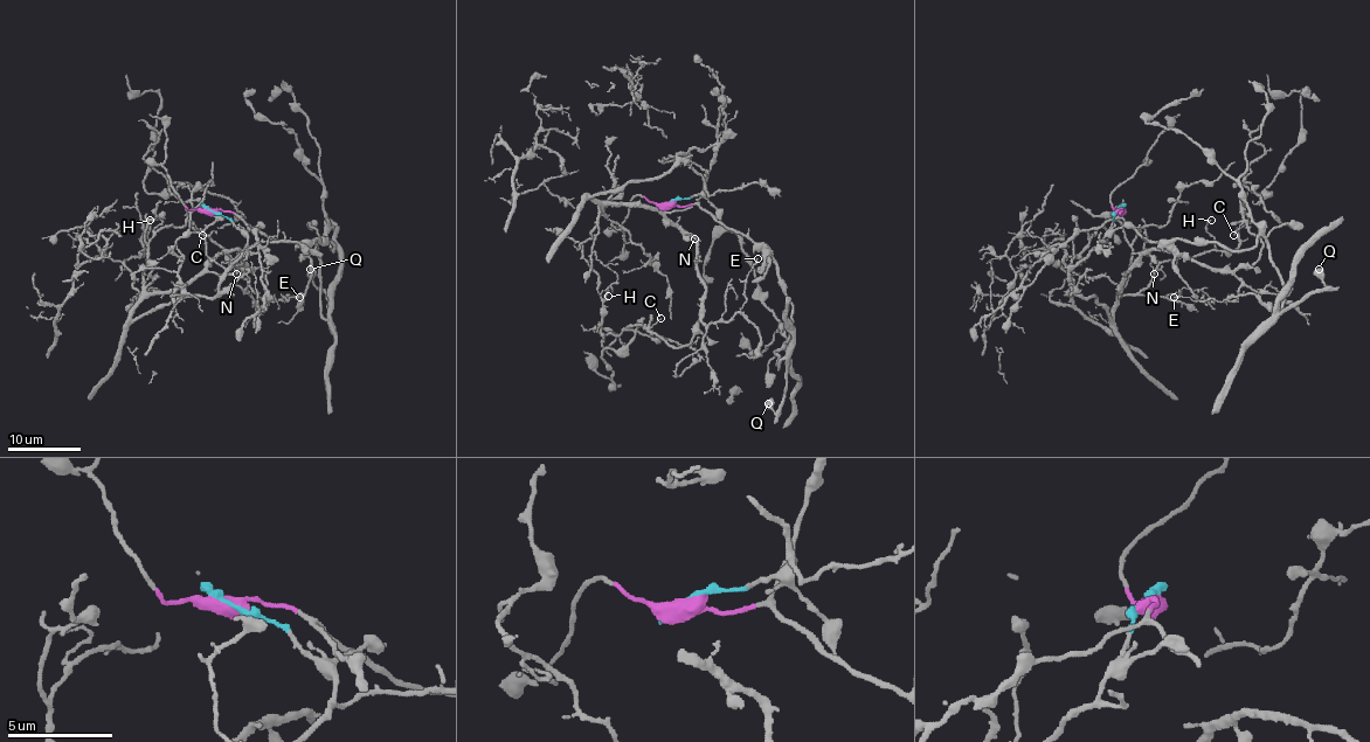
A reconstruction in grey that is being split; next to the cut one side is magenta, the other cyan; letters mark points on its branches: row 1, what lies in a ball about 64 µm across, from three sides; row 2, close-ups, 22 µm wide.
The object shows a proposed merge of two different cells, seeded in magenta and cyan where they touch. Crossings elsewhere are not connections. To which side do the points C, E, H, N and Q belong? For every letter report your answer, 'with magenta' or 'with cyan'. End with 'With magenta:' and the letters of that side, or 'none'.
C: with cyan
E: with cyan
H: with cyan
N: with cyan
Q: with magenta
With magenta: Q

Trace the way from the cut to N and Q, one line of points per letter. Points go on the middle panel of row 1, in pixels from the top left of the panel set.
N: (668, 202), (705, 189), (683, 154), (666, 173), (590, 194), (603, 203), (651, 206), (696, 238)
Q: (668, 203), (699, 203), (776, 267), (793, 306), (790, 334), (776, 351), (786, 393), (774, 411), (769, 402)

